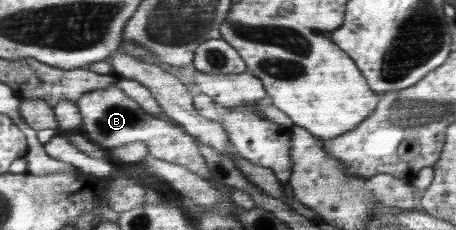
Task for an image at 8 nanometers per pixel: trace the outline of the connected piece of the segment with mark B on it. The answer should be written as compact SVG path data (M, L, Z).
M111 84L105 88L87 92L77 100L79 113L82 115L81 131L89 140L107 149L113 149L131 142L143 141L149 147L148 157L157 161L163 160L172 164L179 164L195 172L195 174L213 183L211 173L205 165L203 155L199 153L195 141L189 133L183 133L182 127L177 127L169 121L157 119L143 111L132 99L129 99L116 84Z

